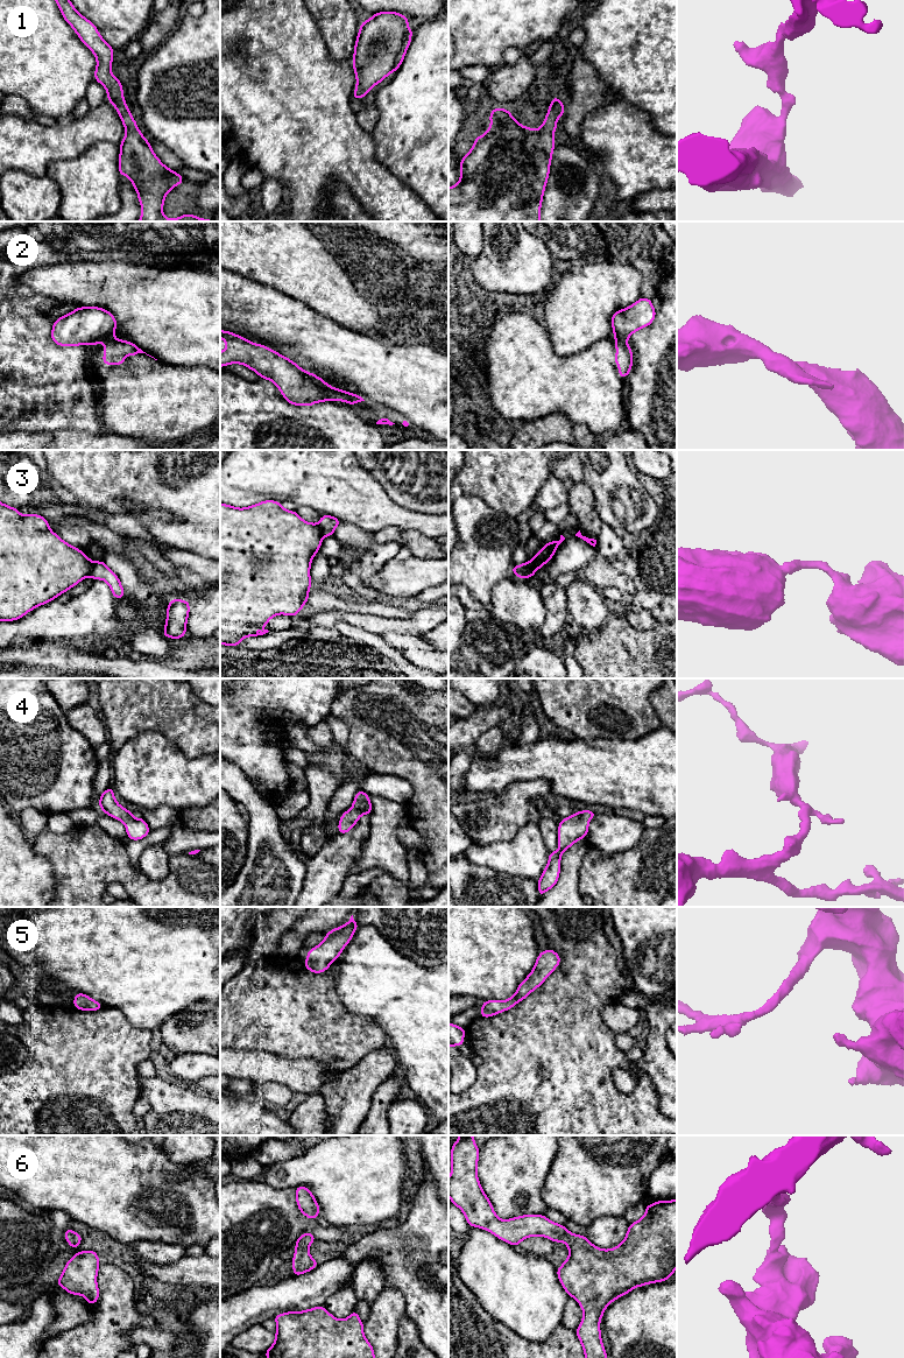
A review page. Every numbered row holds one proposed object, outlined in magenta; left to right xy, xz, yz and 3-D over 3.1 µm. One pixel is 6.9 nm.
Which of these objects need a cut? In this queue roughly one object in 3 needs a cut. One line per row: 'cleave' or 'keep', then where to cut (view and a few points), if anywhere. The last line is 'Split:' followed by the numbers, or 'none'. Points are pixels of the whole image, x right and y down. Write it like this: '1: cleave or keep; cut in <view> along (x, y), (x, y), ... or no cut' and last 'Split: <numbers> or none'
1: keep; no cut
2: cleave; cut in xz along (337, 389), (343, 400)
3: cleave; cut in xy along (93, 562), (89, 575)
4: keep; no cut
5: keep; no cut
6: keep; no cut
Split: 2, 3

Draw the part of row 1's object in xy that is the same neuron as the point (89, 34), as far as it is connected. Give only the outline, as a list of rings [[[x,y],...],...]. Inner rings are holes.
[[[56,0],[64,20],[73,28],[82,42],[94,54],[94,80],[107,91],[107,100],[116,108],[126,134],[120,143],[119,173],[128,176],[136,189],[142,207],[137,221],[213,221],[191,213],[168,219],[162,207],[167,194],[185,180],[165,167],[144,139],[123,98],[122,83],[111,72],[114,49],[104,41],[97,27],[77,12],[70,0]]]

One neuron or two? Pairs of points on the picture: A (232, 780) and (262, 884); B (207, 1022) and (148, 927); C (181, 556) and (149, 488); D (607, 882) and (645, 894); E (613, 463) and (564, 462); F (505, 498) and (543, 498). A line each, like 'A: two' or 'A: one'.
A: one
B: two
C: two
D: one
E: two
F: two

